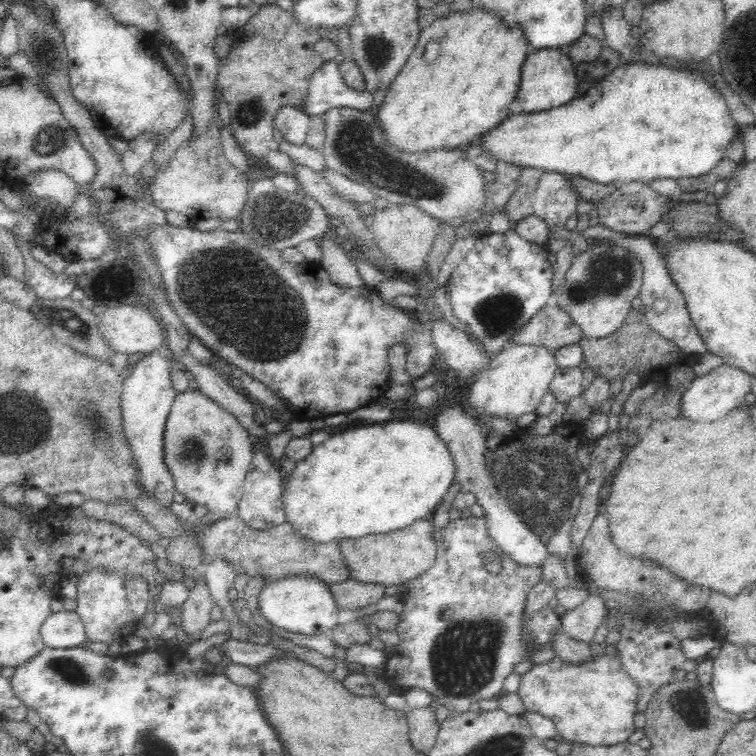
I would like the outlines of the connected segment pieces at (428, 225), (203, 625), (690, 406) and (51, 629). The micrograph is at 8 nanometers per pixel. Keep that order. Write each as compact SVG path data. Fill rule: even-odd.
M388 204L386 209L378 209L373 212L372 216L374 220L369 228L373 233L374 242L386 258L408 272L424 268L425 258L434 240L438 238L440 223L414 205Z
M197 582L181 610L180 626L194 641L202 640L202 632L211 624L215 603L205 582Z
M725 363L720 368L714 368L707 374L694 377L690 386L680 396L678 404L678 417L684 417L688 421L714 422L722 416L726 416L731 410L745 403L745 396L750 391L750 374L727 366Z
M65 609L56 614L50 614L41 625L40 635L45 647L75 648L86 641L85 627L75 612Z

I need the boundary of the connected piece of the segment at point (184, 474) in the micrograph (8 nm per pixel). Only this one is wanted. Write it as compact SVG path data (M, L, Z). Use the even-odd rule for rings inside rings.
M198 388L177 393L170 408L162 434L162 459L166 470L172 473L174 490L184 495L186 502L200 504L209 512L220 514L220 518L237 515L237 508L243 495L243 484L252 460L254 438L241 422L226 412L217 402L208 398Z

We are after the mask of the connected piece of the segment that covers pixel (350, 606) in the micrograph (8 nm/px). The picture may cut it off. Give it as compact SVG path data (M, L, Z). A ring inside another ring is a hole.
M346 580L329 585L330 593L340 610L352 612L377 603L383 598L385 586L361 584L356 580Z

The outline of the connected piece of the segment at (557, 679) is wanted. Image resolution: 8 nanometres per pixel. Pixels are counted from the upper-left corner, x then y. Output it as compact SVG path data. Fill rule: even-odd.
M619 652L594 655L580 663L566 662L555 656L548 662L534 663L520 676L516 693L524 703L524 709L551 719L556 734L565 741L614 746L626 741L635 730L639 684L624 670Z

